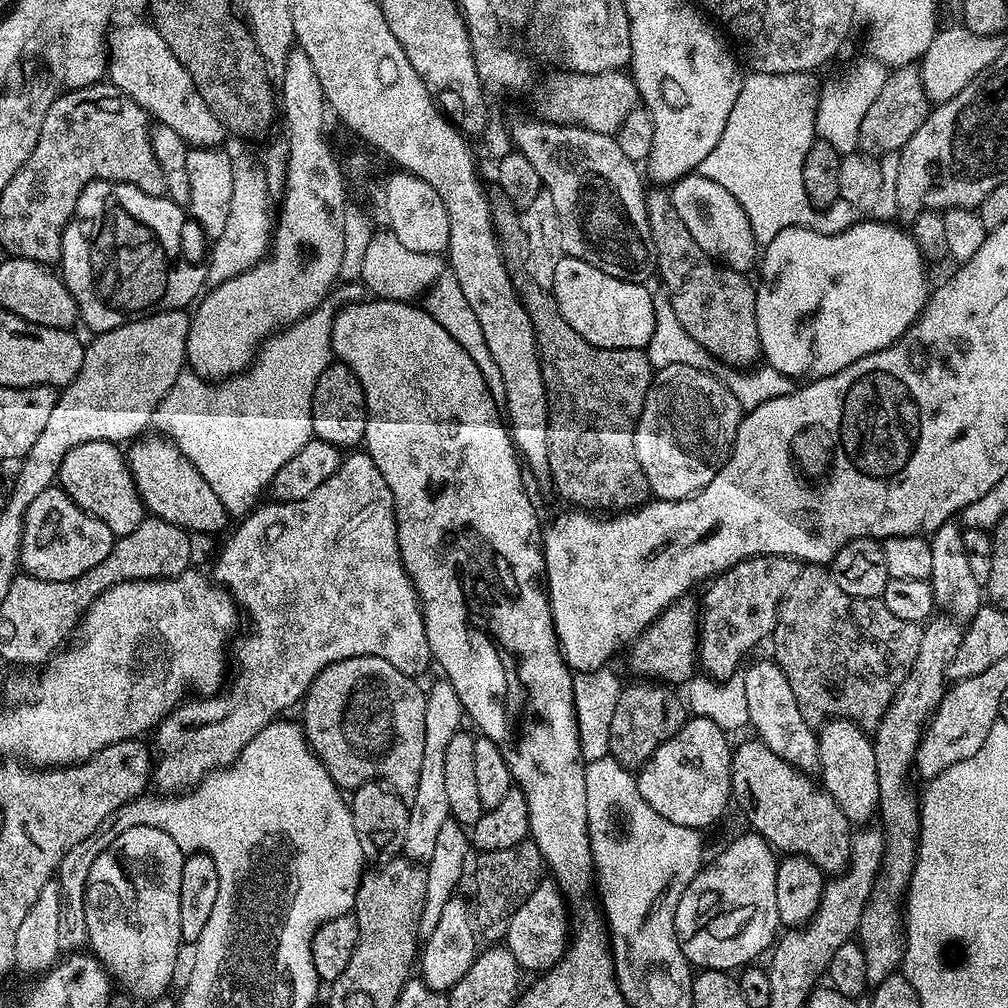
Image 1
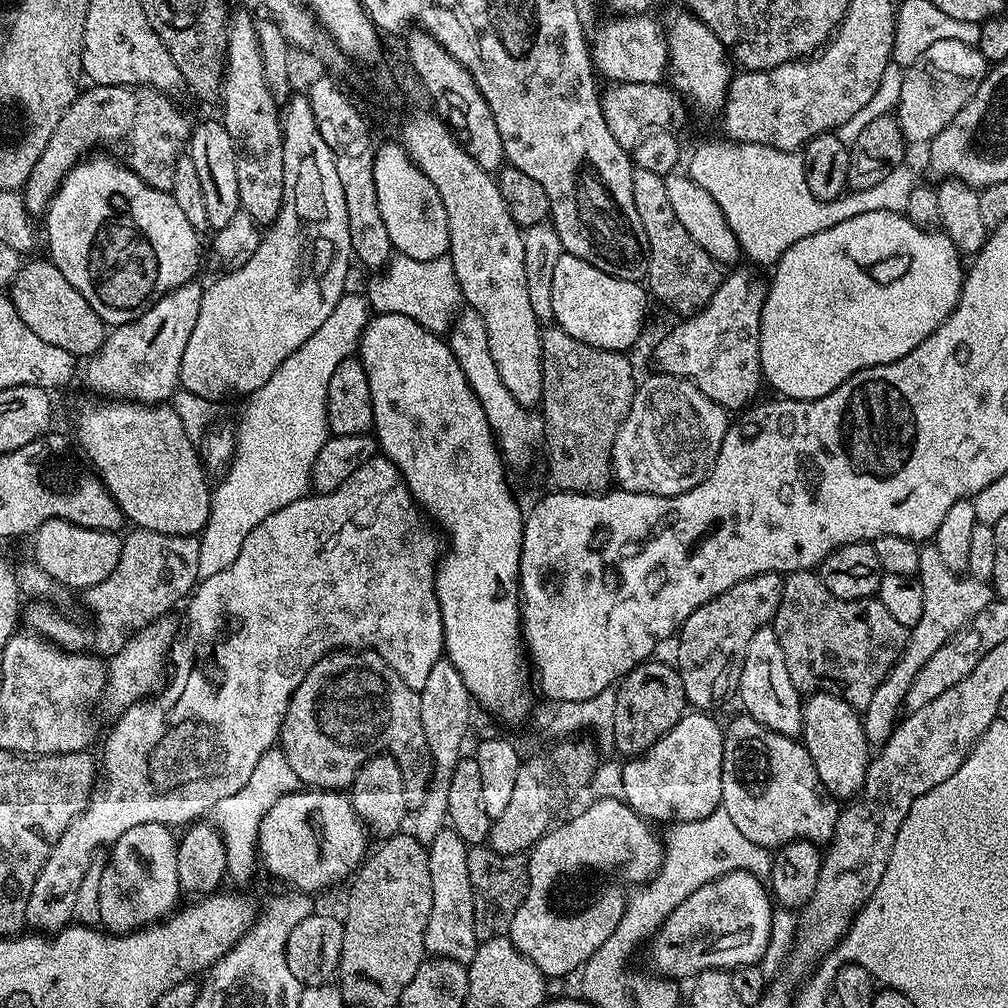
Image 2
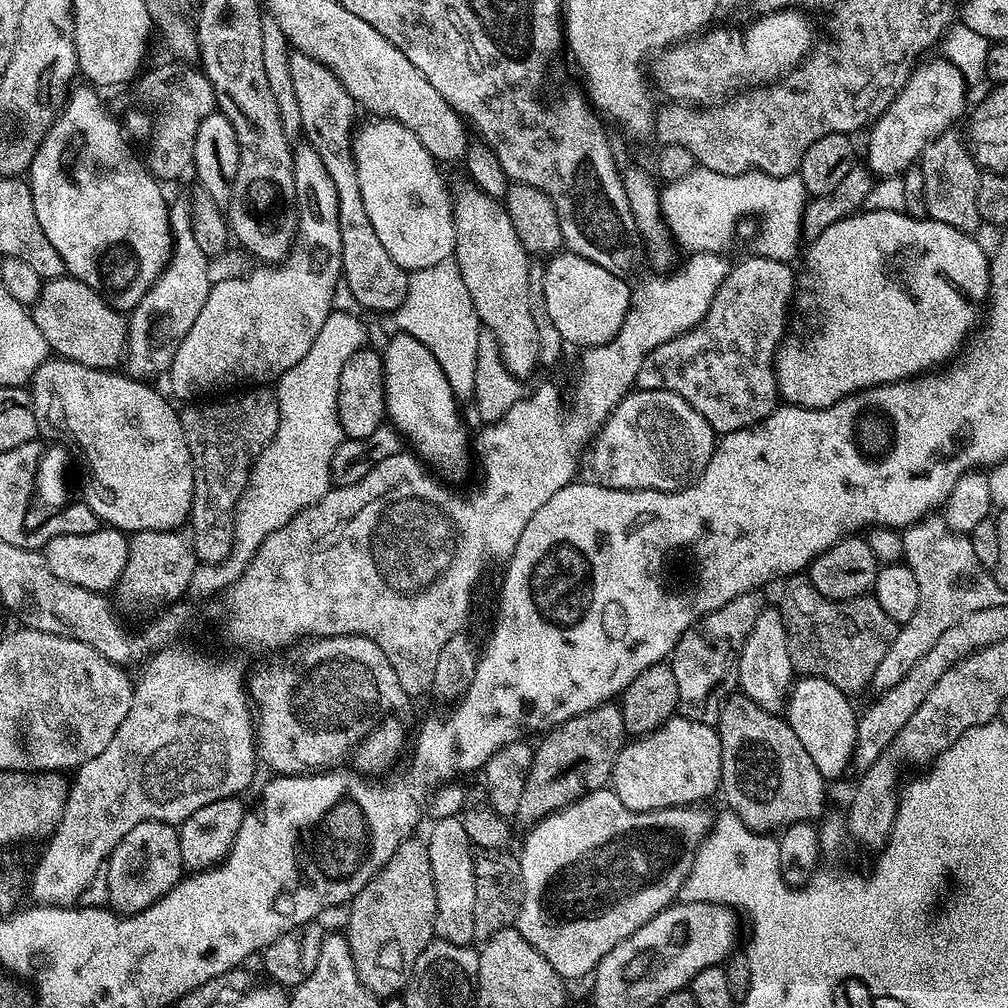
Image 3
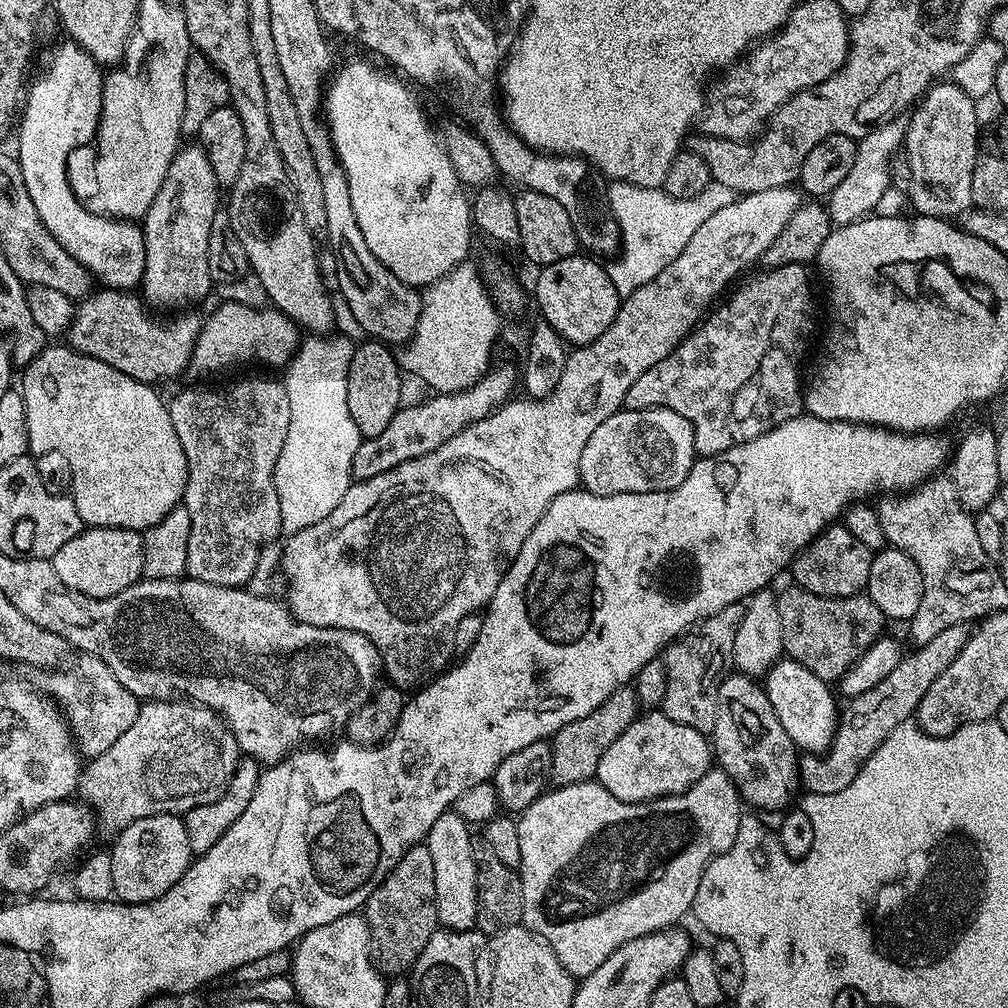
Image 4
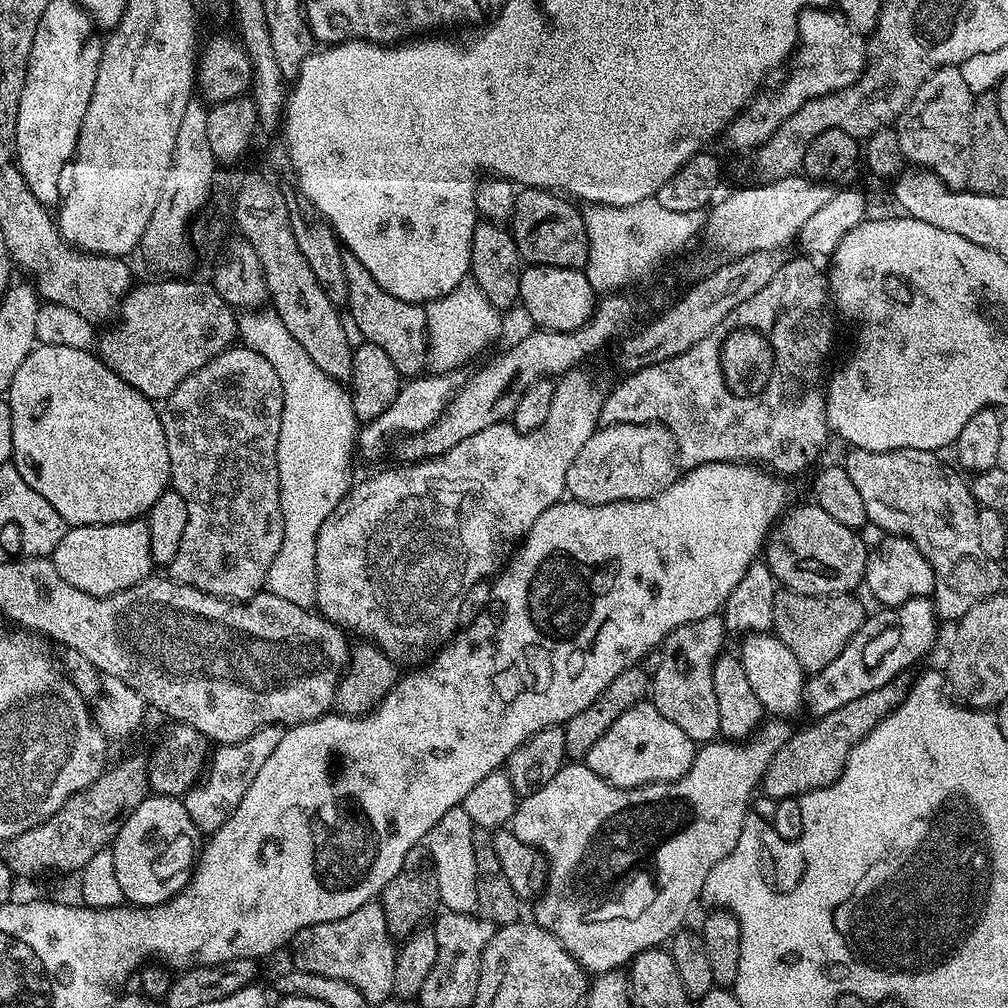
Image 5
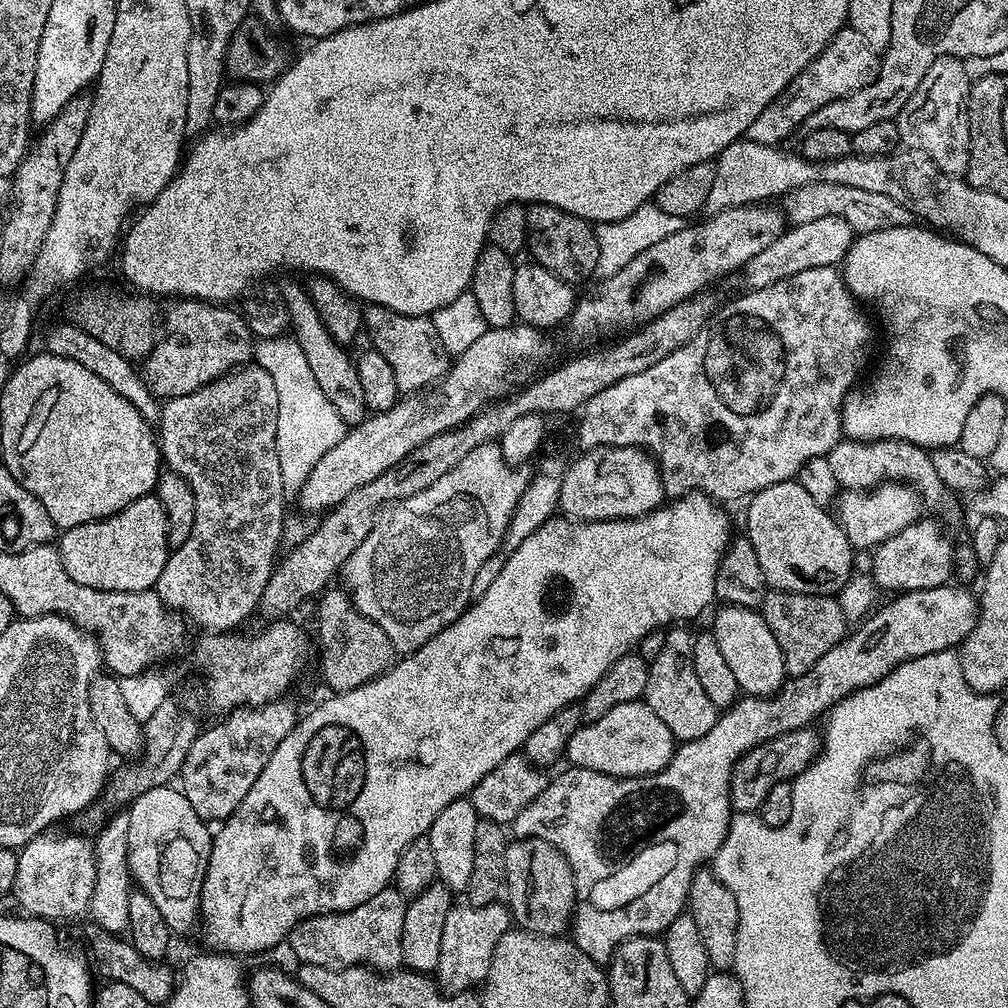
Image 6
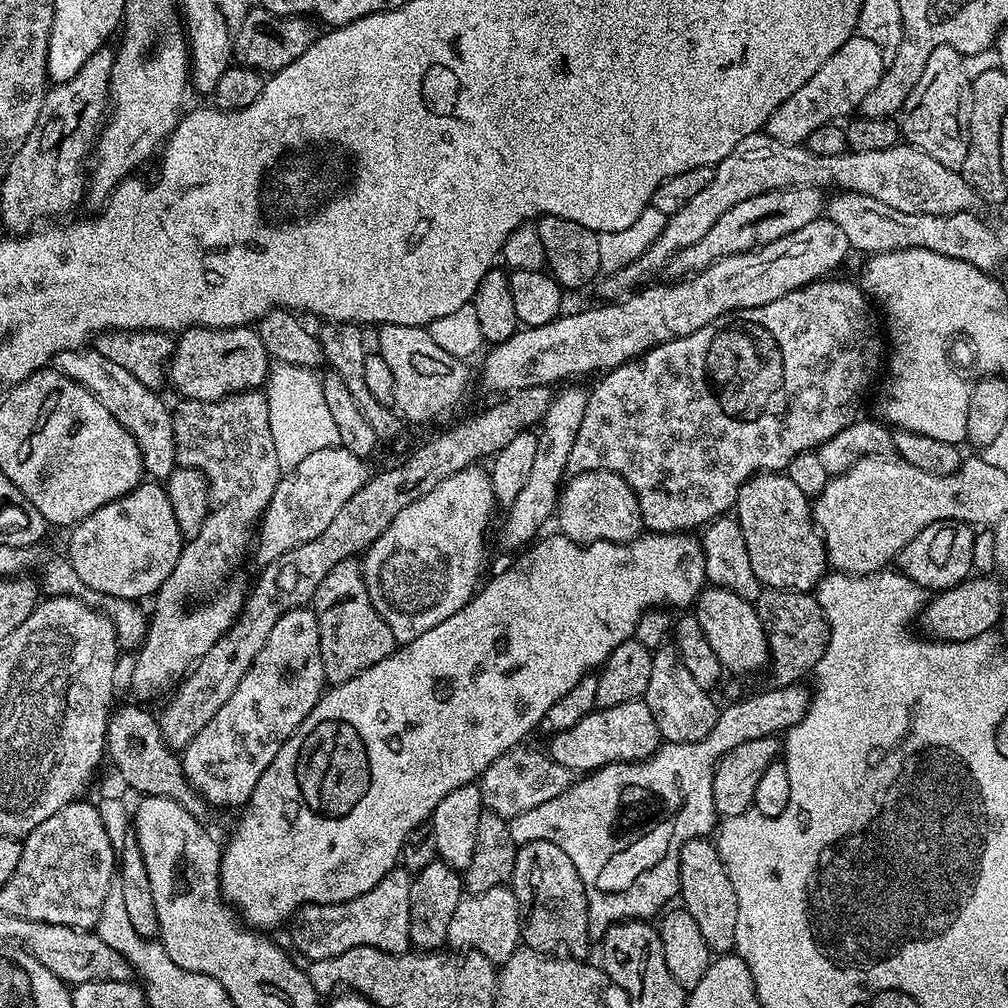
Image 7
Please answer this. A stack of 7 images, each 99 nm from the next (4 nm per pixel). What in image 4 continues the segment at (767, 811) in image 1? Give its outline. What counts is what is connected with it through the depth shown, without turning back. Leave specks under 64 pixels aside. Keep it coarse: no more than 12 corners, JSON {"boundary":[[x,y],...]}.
{"boundary":[[753,677],[721,680],[710,743],[745,805],[798,792],[798,749]]}

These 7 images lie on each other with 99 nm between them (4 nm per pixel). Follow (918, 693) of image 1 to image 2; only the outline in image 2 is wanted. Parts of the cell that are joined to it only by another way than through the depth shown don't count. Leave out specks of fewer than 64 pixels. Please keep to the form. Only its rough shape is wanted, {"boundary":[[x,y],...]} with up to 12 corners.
{"boundary":[[921,547],[922,618],[862,709],[882,746],[930,654],[994,599],[991,583]]}

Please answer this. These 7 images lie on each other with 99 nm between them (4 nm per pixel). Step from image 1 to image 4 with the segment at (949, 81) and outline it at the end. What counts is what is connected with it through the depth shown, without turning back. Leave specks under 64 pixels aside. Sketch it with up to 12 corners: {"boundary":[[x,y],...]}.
{"boundary":[[905,127],[859,137],[850,172],[826,197],[833,225],[875,213],[893,183]]}

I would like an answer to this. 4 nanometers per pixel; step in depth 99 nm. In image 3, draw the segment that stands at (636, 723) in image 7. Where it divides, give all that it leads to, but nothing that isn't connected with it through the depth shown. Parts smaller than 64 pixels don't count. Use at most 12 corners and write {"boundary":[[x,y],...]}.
{"boundary":[[675,715],[629,739],[611,791],[630,810],[717,795],[720,733]]}

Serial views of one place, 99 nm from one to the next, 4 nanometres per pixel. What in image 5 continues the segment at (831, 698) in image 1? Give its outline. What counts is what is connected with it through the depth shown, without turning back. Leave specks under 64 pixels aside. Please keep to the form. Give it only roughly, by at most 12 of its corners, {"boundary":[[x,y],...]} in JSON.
{"boundary":[[855,595],[774,598],[771,631],[805,673],[864,624]]}

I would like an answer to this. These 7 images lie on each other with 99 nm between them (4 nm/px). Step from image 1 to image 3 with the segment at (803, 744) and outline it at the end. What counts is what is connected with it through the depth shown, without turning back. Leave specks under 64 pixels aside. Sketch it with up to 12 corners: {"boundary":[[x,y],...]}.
{"boundary":[[765,606],[740,651],[739,691],[785,711],[794,673],[779,607]]}

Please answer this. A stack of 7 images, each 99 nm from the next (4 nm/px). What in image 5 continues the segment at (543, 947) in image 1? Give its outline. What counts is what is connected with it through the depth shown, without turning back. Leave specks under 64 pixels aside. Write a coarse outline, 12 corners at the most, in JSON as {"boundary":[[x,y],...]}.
{"boundary":[[768,718],[685,776],[565,763],[510,825],[588,974],[685,927],[791,738]]}

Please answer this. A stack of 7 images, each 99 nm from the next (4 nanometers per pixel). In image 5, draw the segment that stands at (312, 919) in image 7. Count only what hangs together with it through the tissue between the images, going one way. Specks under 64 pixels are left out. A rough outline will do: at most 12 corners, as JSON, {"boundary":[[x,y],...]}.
{"boundary":[[383,903],[292,937],[291,963],[393,995],[398,944]]}

